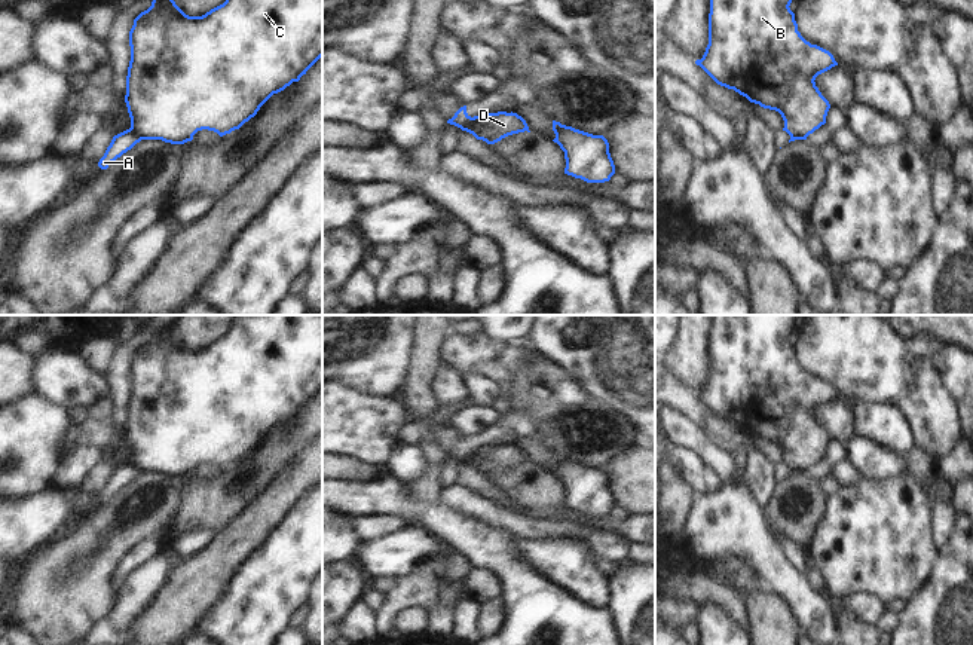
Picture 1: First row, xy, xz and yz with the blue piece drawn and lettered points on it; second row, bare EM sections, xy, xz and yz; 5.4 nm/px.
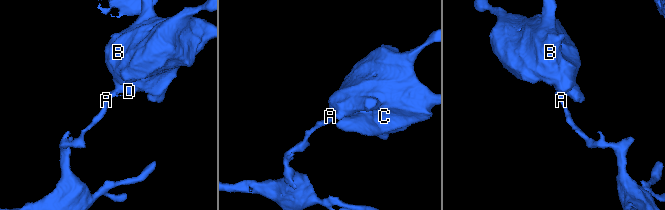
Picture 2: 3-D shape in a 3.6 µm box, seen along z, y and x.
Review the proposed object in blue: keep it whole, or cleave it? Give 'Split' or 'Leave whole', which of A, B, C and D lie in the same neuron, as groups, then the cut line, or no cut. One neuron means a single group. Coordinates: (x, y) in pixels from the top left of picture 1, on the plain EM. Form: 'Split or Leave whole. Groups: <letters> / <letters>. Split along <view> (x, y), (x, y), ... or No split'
Split. Groups: A / B C D. Split along xy (129, 461), (141, 471).

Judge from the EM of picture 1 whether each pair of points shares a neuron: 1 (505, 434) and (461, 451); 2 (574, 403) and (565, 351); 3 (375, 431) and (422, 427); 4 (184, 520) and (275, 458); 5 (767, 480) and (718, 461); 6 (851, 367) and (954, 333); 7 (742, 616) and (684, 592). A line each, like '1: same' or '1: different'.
1: same
2: different
3: different
4: same
5: different
6: different
7: same

